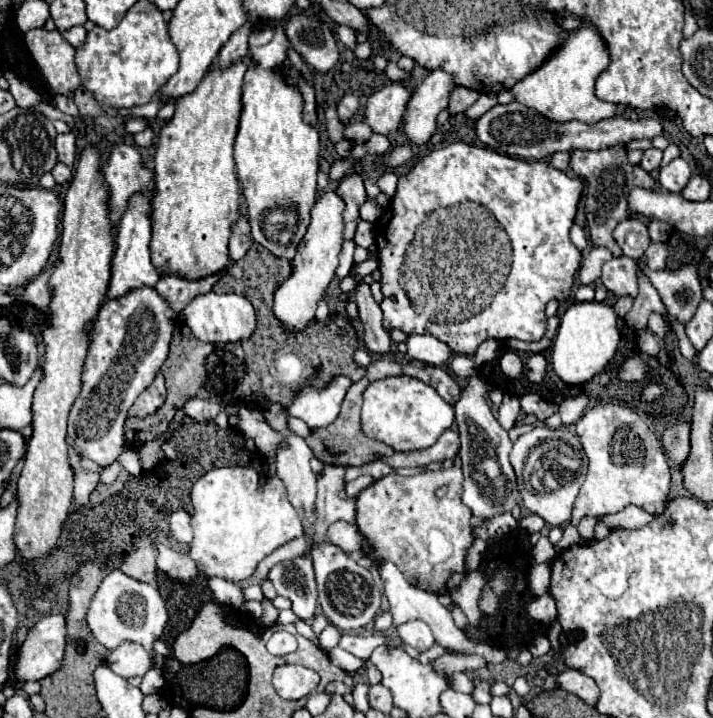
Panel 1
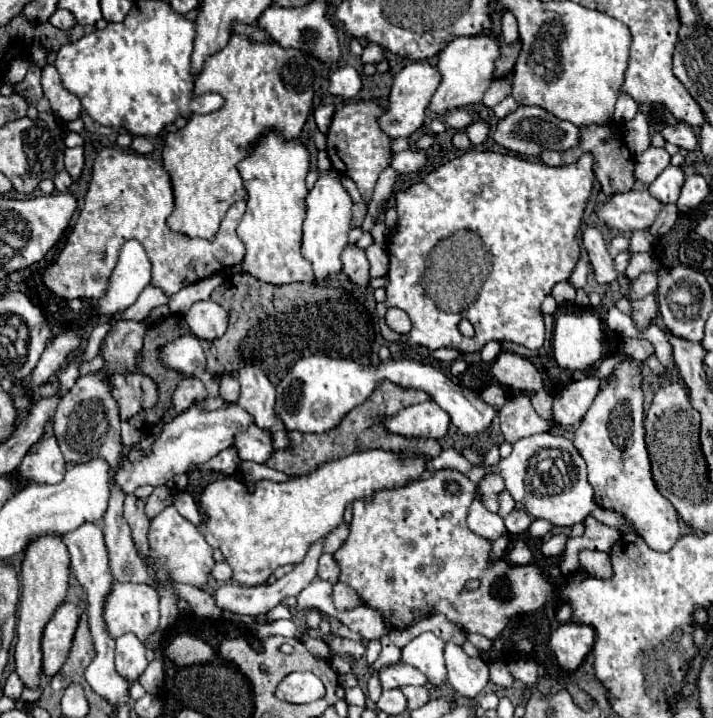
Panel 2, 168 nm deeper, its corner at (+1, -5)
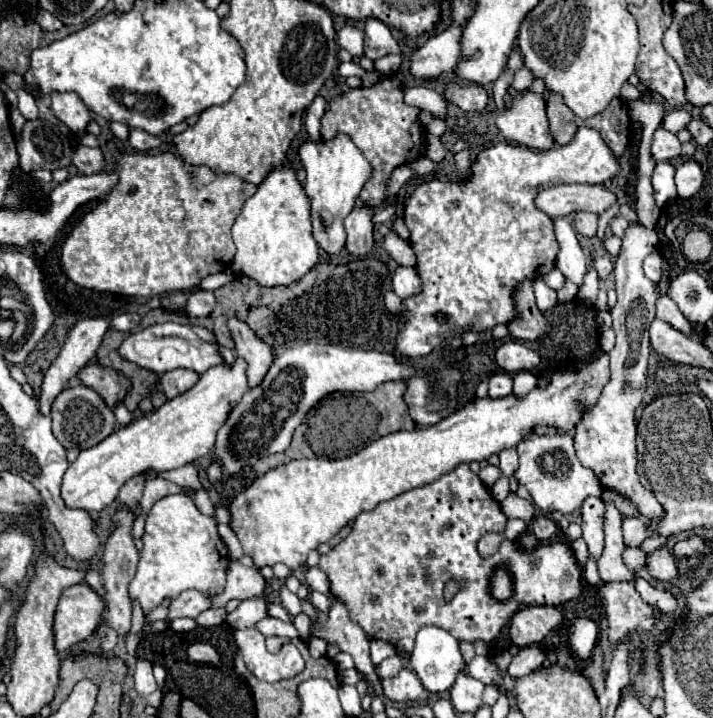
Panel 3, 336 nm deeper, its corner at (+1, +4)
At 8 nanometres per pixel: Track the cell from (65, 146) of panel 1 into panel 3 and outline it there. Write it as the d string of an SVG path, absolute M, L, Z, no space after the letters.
M78 146L72 154L72 164L82 172L82 174L96 174L102 168L102 152L98 148L88 148L88 146Z

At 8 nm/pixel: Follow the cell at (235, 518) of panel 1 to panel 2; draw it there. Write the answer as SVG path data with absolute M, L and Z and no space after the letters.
M372 449L364 453L352 453L338 461L324 463L316 471L302 475L302 477L288 479L284 483L258 481L252 493L247 490L243 482L232 476L224 477L210 483L200 497L204 513L208 515L208 521L204 523L204 527L200 527L200 531L206 535L206 541L212 543L212 547L220 547L220 551L224 553L224 559L234 571L236 583L262 585L268 581L268 577L278 567L298 565L306 557L306 551L310 549L310 545L324 539L328 533L332 533L342 523L344 509L350 503L358 499L372 499L378 491L400 489L400 487L412 485L428 469L428 461L430 457L414 453L414 451L394 453L394 451L384 451L384 449Z

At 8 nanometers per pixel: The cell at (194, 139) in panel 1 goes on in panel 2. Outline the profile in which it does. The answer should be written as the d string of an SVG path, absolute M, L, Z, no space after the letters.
M234 33L226 47L206 59L196 77L194 93L220 93L226 105L210 115L192 115L184 129L168 133L162 161L172 177L176 209L168 227L202 239L214 239L226 207L246 197L246 189L236 165L246 159L254 143L278 131L286 141L300 137L316 91L312 85L326 75L320 59L300 49L284 49L276 41L254 41Z

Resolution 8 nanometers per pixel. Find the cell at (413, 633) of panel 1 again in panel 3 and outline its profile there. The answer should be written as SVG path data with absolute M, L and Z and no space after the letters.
M438 626L422 628L416 636L410 666L430 692L440 694L450 690L456 674L464 670L458 640Z

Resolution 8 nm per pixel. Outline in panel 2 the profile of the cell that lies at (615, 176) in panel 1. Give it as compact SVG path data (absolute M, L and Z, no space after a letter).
M586 125L580 127L580 143L576 147L570 147L566 151L562 151L562 159L564 163L574 163L584 151L594 153L594 171L596 171L596 179L602 185L602 191L606 195L614 195L614 193L622 193L622 191L630 191L636 177L634 177L634 157L628 151L624 139L620 137L618 127L614 125Z

